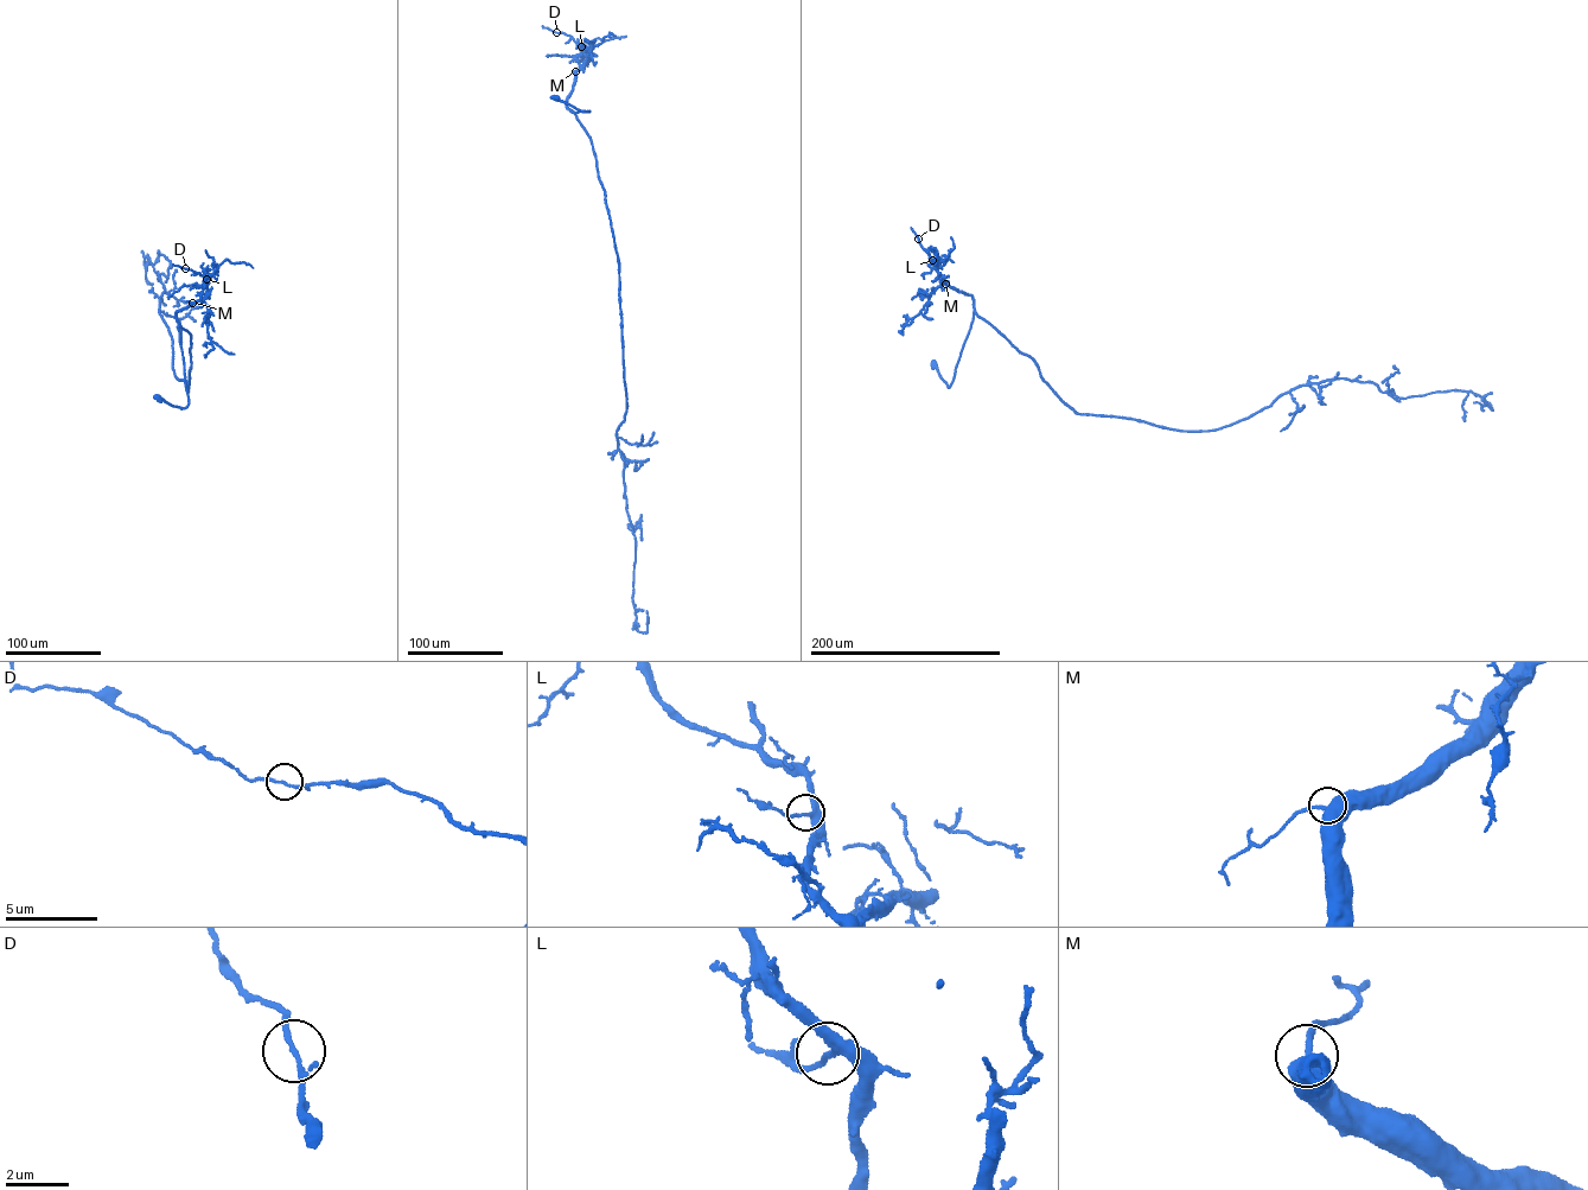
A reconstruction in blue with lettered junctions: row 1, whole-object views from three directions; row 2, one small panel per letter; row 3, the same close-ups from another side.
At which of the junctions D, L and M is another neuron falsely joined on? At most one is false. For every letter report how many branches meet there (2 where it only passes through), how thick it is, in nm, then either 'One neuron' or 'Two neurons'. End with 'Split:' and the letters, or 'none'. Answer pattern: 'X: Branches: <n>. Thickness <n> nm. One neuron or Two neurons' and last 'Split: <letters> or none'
D: Branches: 2. Thickness 140 nm. One neuron
L: Branches: 2. Thickness 240 nm. One neuron
M: Branches: 2. Thickness 400 nm. One neuron
Split: none

